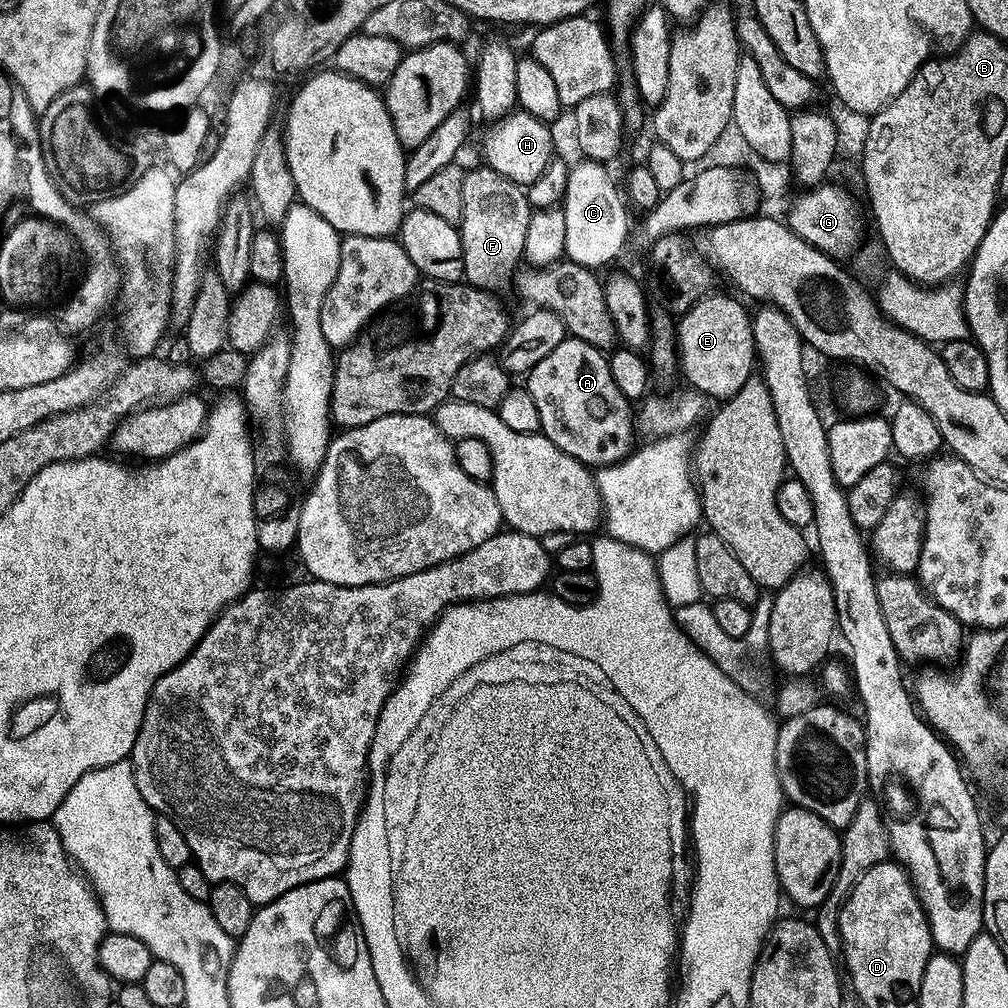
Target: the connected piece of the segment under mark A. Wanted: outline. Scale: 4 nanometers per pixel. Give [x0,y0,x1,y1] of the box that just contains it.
[526,338,638,466]

